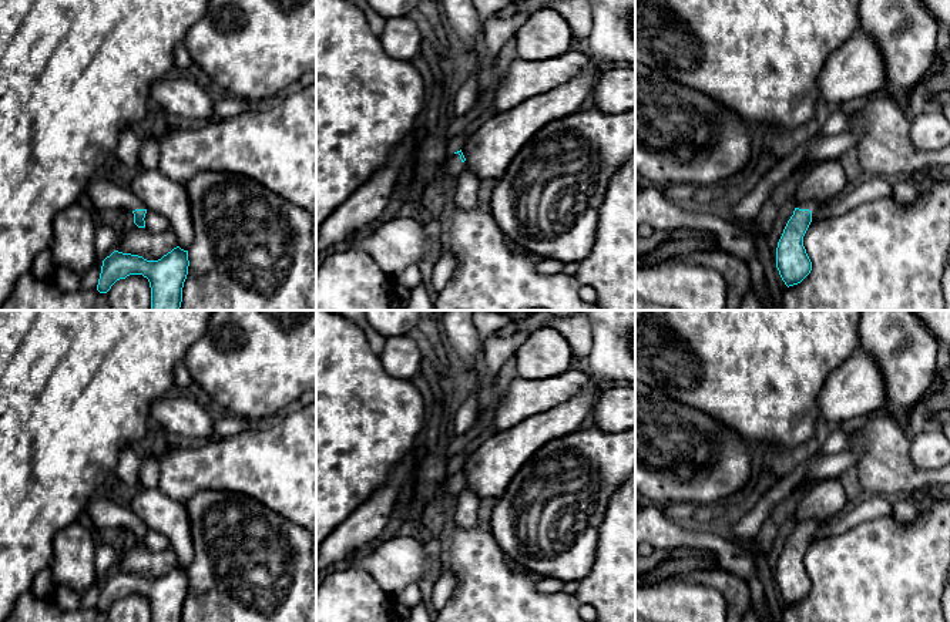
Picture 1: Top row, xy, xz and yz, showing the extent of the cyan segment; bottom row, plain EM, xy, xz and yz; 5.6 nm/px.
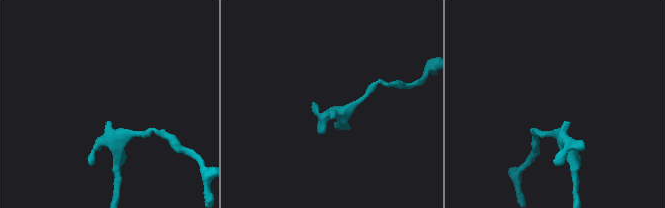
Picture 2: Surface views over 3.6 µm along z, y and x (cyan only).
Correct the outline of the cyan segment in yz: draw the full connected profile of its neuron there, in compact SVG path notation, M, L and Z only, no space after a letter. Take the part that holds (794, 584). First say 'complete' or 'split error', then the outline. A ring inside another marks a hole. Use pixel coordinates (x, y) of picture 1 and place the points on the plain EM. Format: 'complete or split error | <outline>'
split error | M818 518L799 522L778 561L776 586L788 606L800 602L812 589L812 581L803 565L803 555L812 541L812 531L822 522Z

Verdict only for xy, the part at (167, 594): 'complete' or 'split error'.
complete

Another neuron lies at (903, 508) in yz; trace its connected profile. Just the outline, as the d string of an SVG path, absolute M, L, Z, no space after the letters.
M909 497L893 498L892 515L902 524L912 524L919 517L919 505Z

